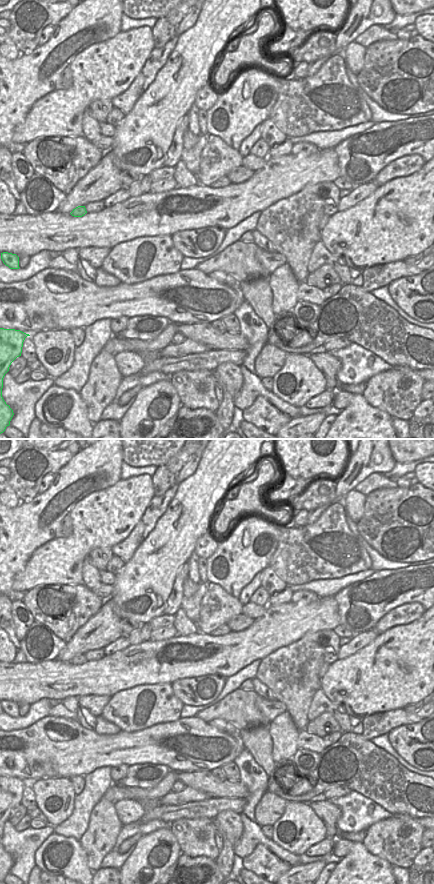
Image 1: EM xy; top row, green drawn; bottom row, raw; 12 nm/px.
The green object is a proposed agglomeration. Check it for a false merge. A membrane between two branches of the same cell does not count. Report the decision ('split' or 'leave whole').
leave whole

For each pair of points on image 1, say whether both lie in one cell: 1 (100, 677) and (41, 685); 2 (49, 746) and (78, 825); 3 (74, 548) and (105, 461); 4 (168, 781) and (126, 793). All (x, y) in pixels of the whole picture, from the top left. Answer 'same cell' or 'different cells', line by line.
1: same cell
2: different cells
3: different cells
4: same cell

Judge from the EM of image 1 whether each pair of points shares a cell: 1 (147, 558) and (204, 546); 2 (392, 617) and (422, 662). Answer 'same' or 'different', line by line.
1: different
2: different

